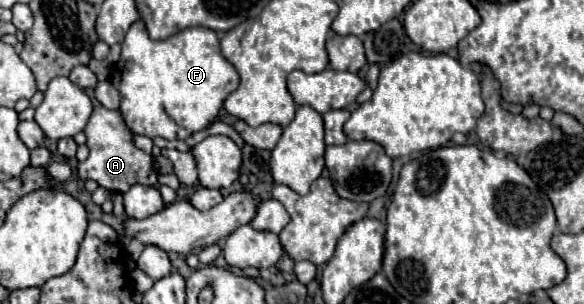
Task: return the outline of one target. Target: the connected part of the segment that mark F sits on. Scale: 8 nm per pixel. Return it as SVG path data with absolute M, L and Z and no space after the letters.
M136 20L124 42L122 42L122 60L116 64L114 80L120 92L120 112L124 116L126 126L134 134L142 134L148 138L166 138L166 140L186 140L192 132L208 128L222 108L226 96L234 92L240 84L240 76L236 68L220 54L220 42L214 30L196 26L176 32L166 40L152 40L146 32L142 20Z

